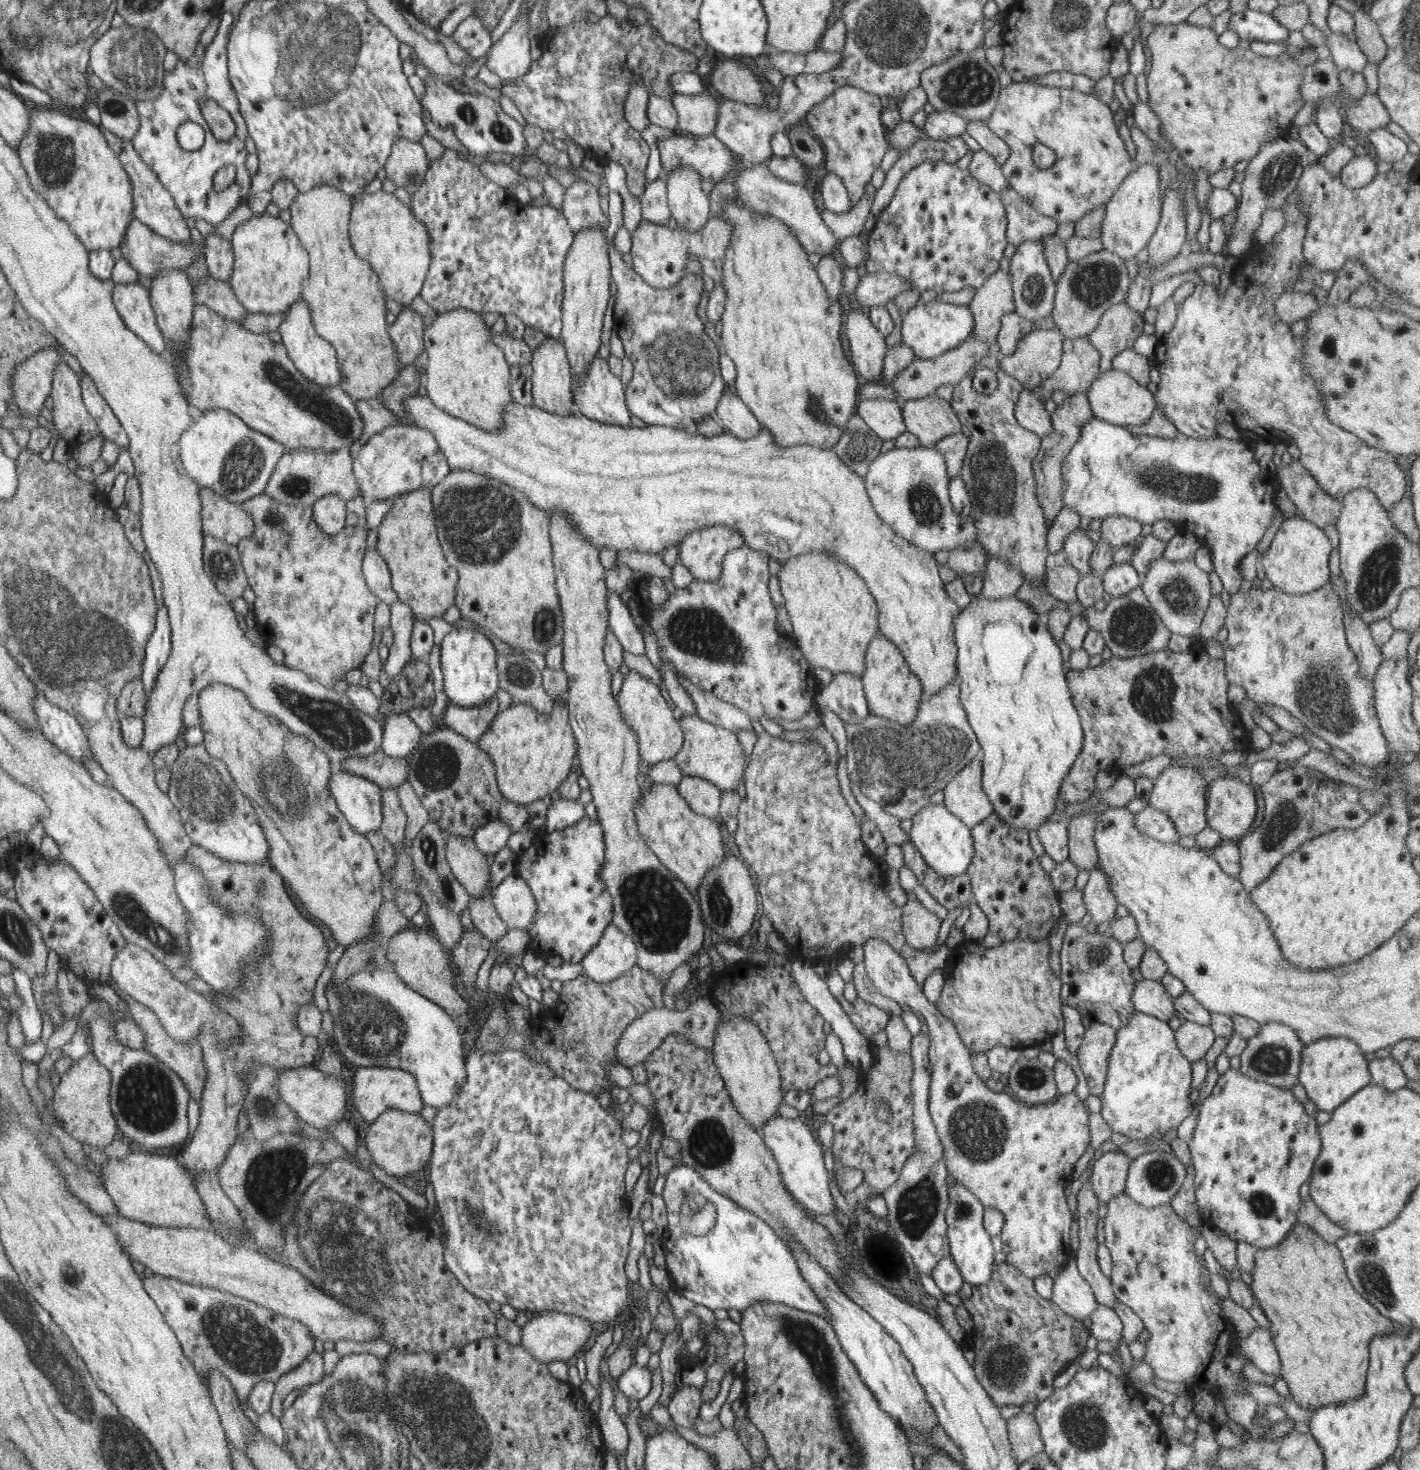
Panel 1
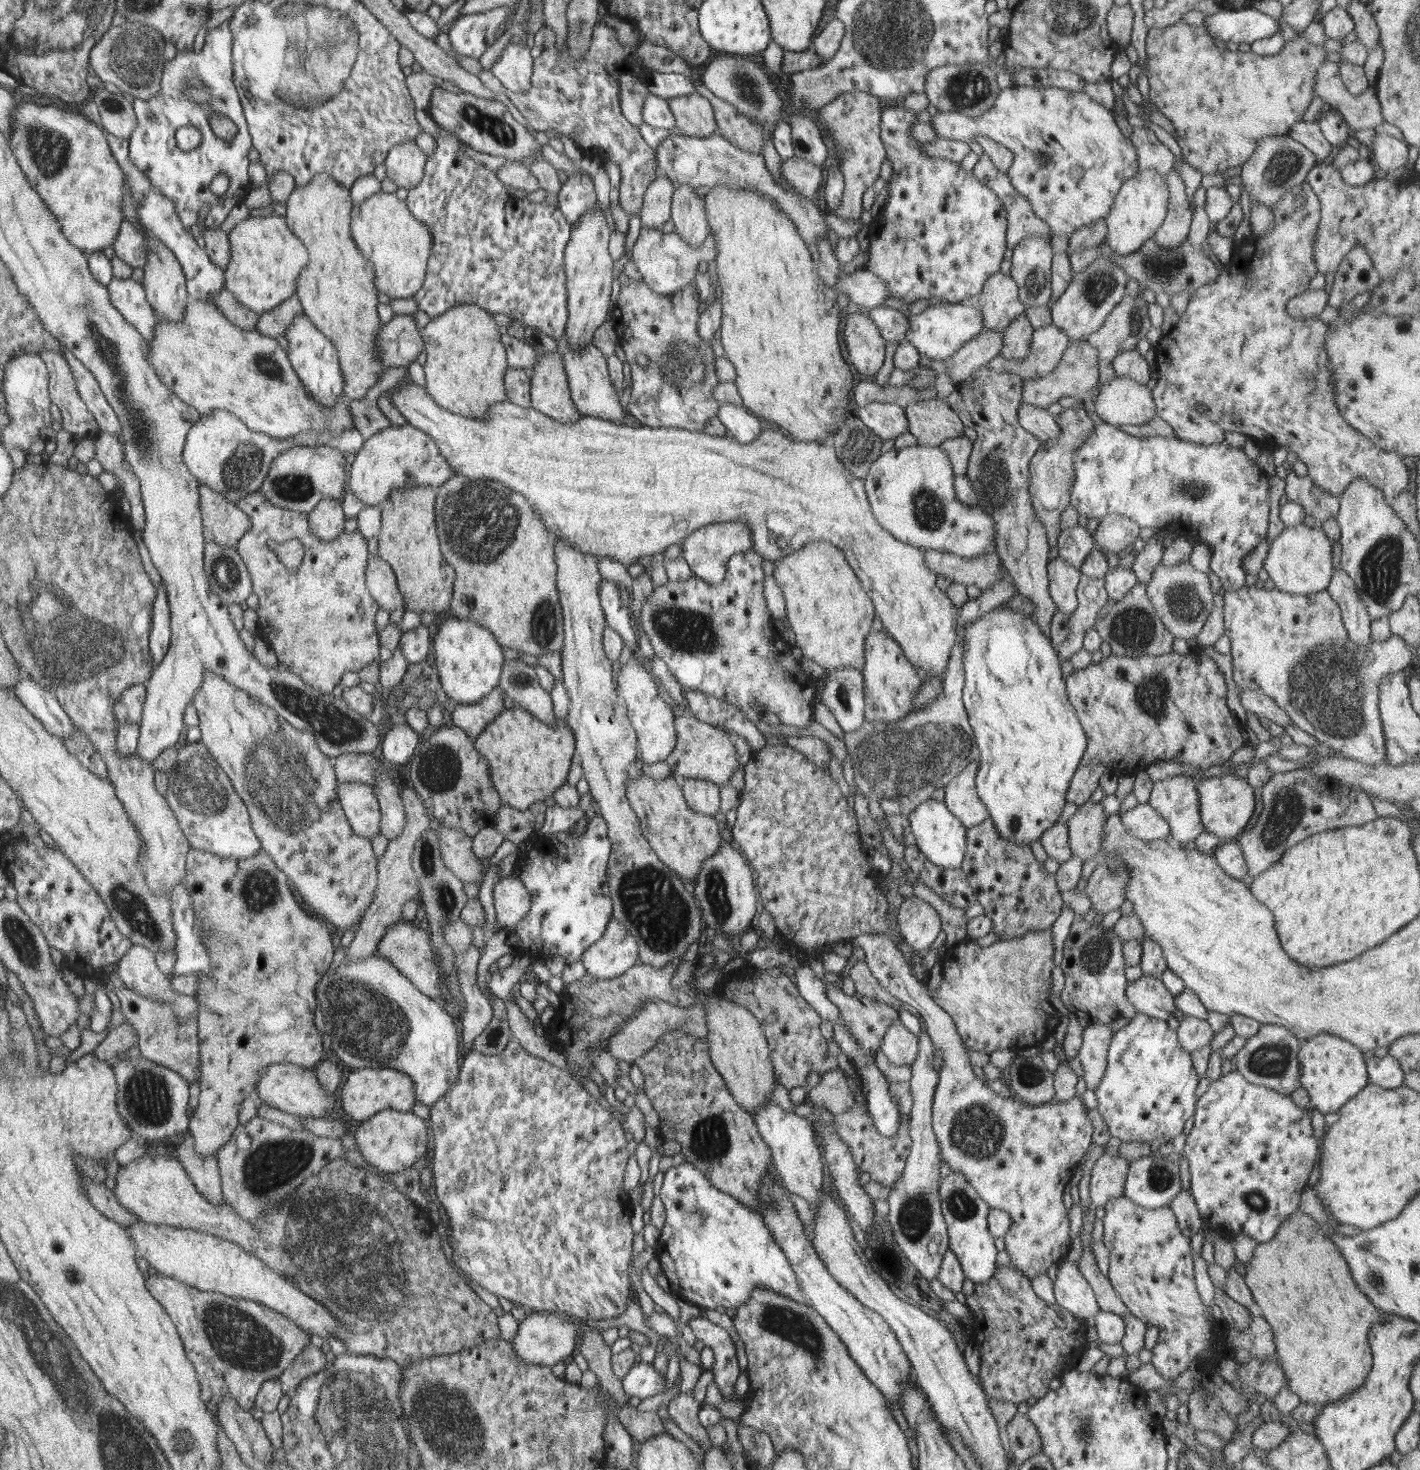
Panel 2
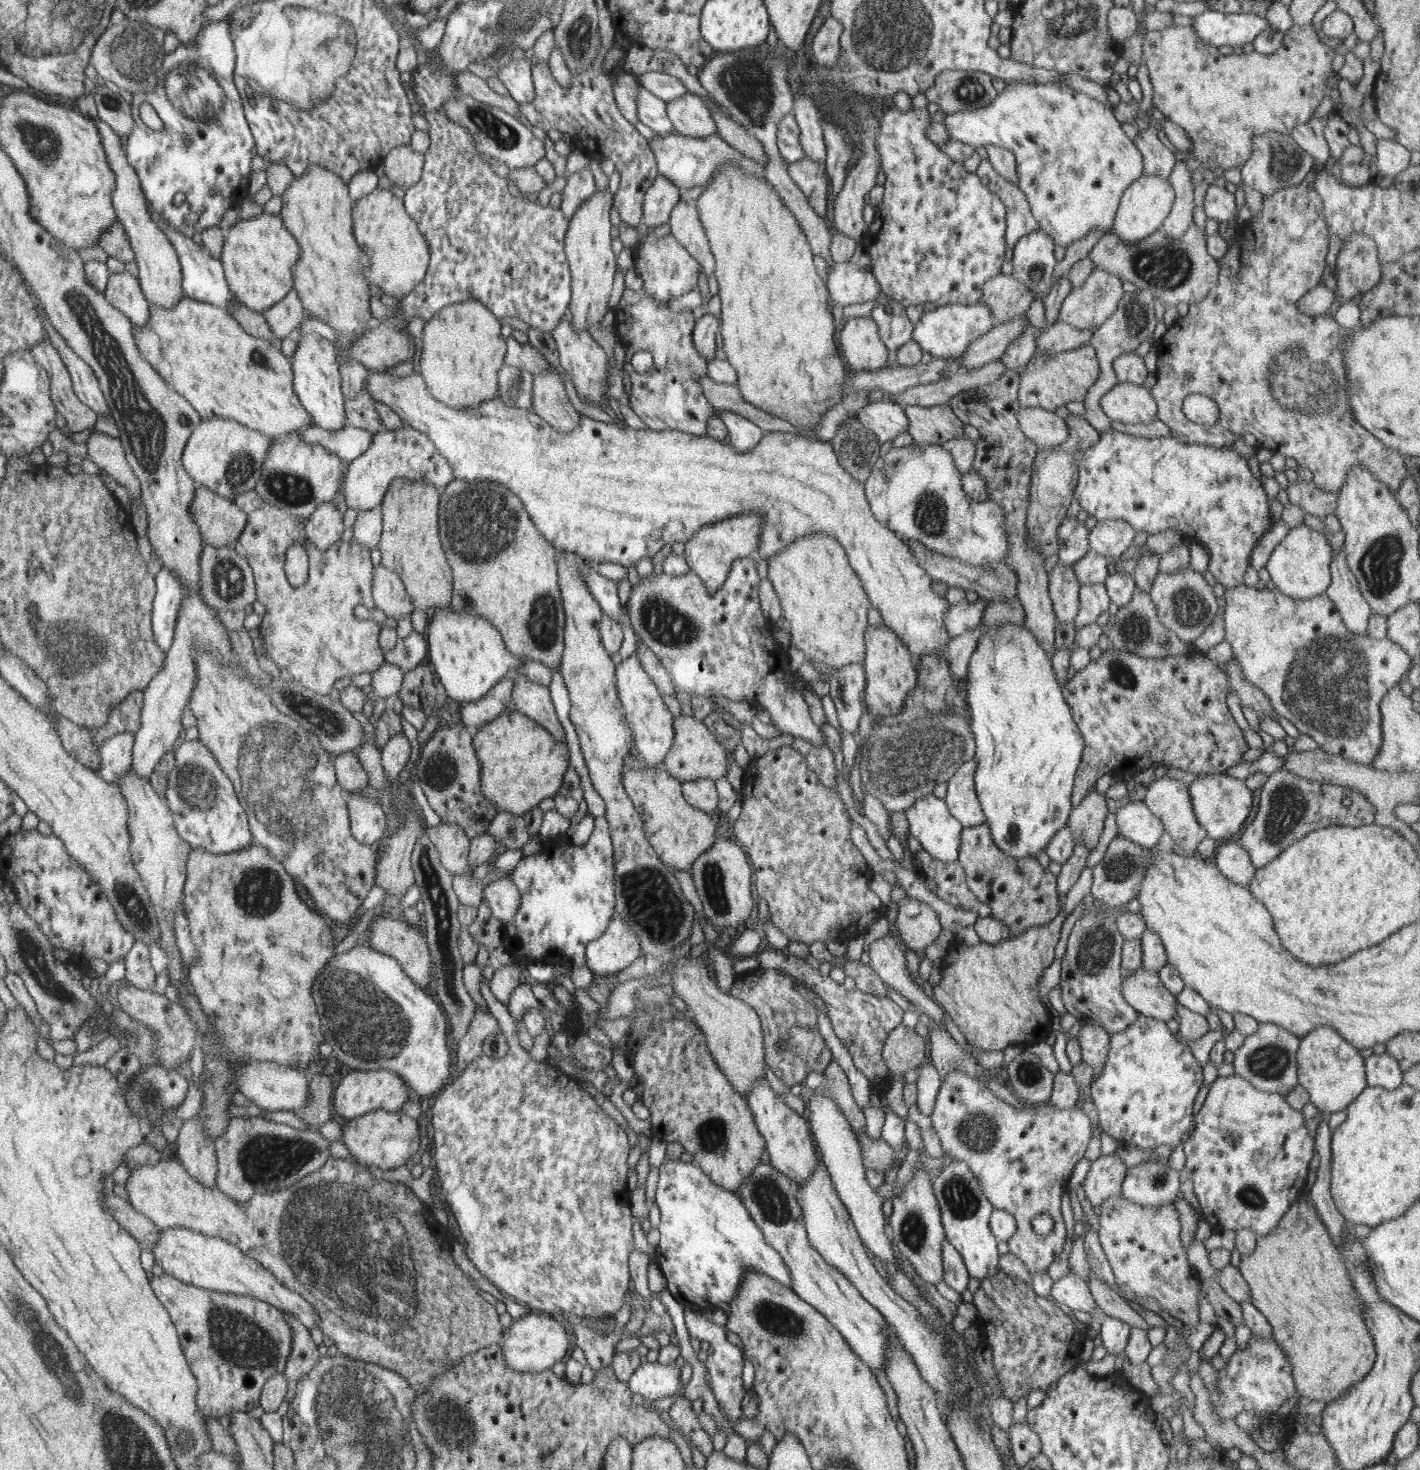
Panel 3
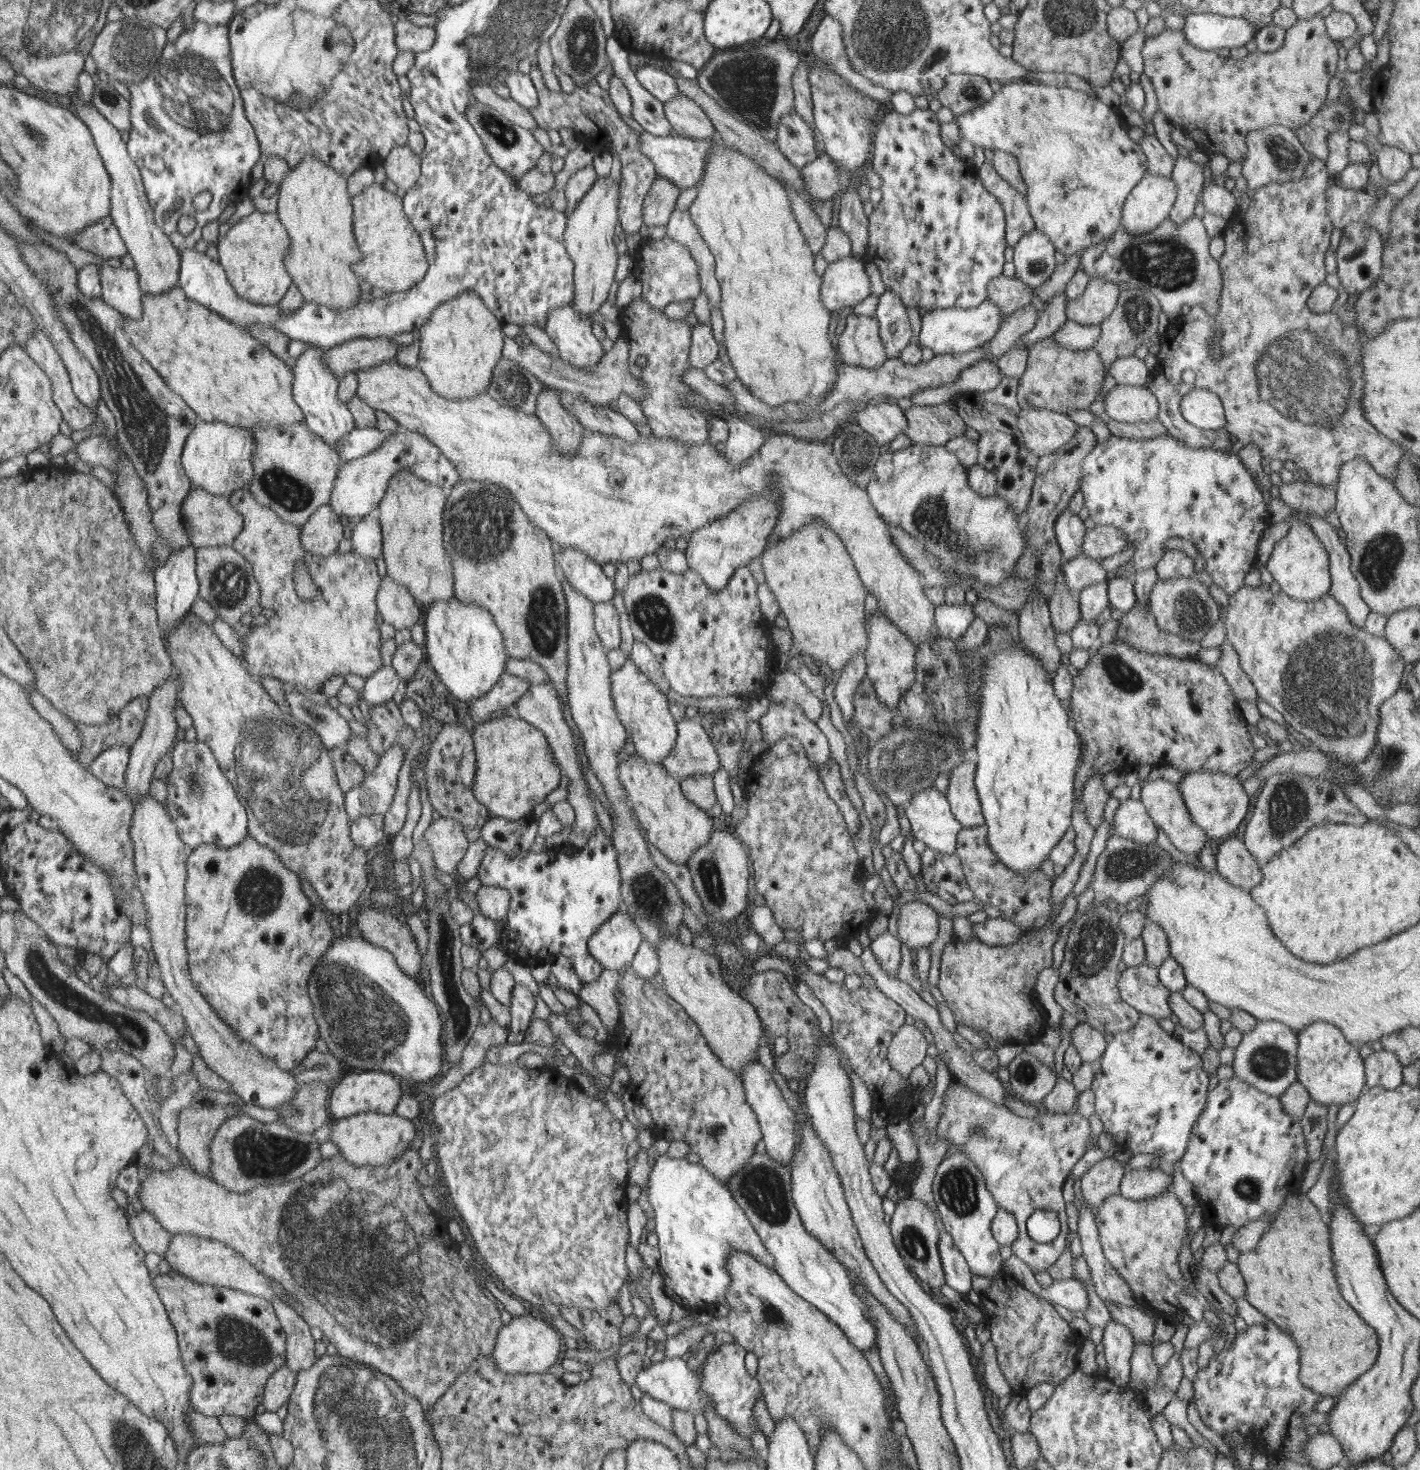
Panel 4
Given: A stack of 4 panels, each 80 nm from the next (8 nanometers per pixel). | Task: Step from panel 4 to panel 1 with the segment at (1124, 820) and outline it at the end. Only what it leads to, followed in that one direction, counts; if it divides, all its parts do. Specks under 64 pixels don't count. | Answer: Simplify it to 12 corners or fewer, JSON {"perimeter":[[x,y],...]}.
{"perimeter":[[1147,805],[1134,814],[1133,826],[1161,843],[1179,840],[1164,812]]}

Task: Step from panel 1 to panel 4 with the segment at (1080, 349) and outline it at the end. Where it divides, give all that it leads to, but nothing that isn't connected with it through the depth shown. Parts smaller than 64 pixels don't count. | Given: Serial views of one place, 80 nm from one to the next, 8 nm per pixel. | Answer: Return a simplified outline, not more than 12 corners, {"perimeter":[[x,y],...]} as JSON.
{"perimeter":[[1029,346],[1020,409],[1087,409],[1103,393],[1092,348]]}

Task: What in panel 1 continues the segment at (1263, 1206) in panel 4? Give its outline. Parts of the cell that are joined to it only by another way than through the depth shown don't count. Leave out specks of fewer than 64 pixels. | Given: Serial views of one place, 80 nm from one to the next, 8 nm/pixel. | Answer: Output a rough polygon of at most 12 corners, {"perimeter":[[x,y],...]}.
{"perimeter":[[1228,1068],[1186,1141],[1203,1223],[1265,1250],[1320,1151],[1283,1090]]}

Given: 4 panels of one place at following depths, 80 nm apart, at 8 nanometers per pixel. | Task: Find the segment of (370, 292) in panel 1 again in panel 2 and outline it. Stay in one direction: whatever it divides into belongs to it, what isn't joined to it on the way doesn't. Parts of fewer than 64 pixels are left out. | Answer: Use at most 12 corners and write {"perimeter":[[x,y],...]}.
{"perimeter":[[319,173],[284,220],[308,252],[304,315],[336,347],[343,396],[384,375],[375,270],[345,187]]}

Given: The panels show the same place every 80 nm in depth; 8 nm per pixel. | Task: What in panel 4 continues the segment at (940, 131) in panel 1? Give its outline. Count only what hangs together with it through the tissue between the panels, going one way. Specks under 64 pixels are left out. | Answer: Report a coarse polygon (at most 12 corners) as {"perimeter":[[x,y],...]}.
{"perimeter":[[1002,84],[955,115],[1016,158],[1034,231],[1110,239],[1147,168],[1128,124],[1067,86]]}

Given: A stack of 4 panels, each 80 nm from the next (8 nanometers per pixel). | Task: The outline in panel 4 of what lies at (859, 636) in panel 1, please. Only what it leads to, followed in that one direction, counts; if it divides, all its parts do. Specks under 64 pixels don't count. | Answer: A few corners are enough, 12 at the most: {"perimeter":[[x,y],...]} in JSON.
{"perimeter":[[822,520],[760,554],[790,654],[841,671],[866,588]]}

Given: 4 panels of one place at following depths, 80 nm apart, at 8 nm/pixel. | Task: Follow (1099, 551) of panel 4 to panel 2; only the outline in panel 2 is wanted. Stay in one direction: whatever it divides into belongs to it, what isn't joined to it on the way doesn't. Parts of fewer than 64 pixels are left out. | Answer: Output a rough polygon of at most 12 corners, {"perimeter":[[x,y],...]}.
{"perimeter":[[1112,513],[1099,520],[1092,541],[1112,558],[1133,543],[1137,523]]}

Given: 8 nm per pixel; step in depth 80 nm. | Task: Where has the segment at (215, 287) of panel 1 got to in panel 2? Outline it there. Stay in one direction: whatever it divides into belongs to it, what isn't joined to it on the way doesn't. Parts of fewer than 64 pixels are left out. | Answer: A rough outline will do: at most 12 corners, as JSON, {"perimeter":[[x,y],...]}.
{"perimeter":[[225,286],[206,300],[229,321],[256,330],[258,314],[241,305]]}

